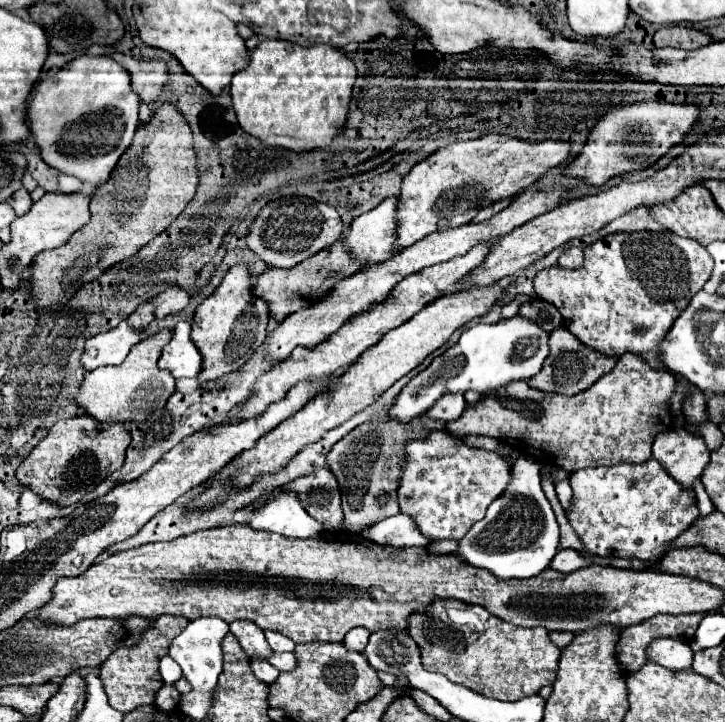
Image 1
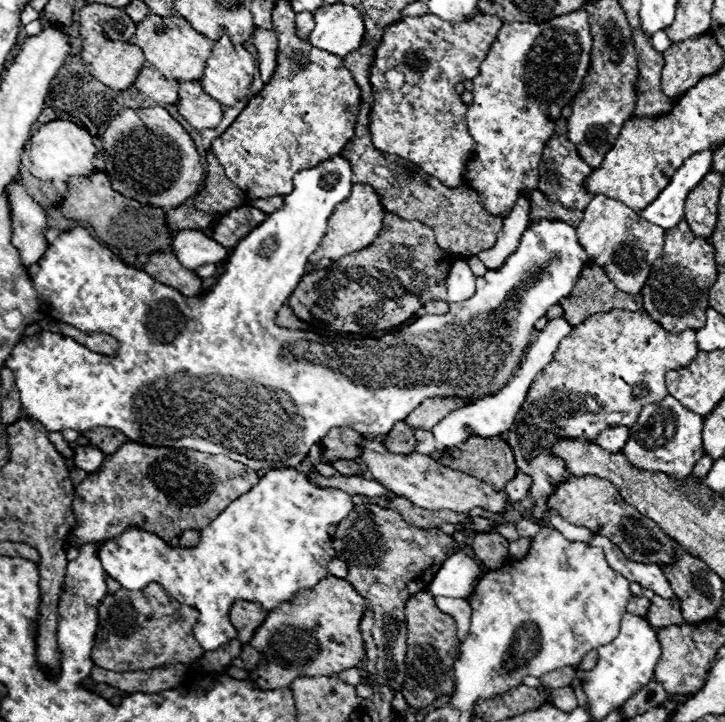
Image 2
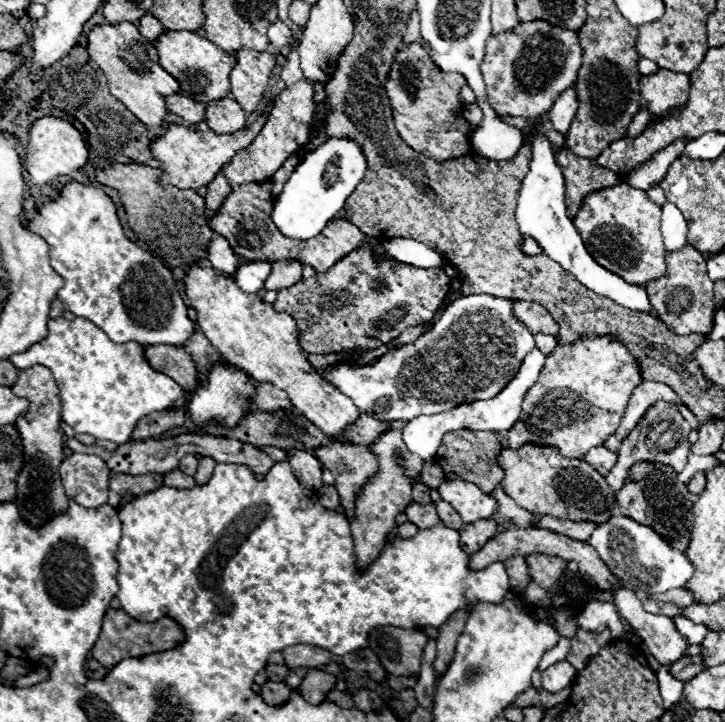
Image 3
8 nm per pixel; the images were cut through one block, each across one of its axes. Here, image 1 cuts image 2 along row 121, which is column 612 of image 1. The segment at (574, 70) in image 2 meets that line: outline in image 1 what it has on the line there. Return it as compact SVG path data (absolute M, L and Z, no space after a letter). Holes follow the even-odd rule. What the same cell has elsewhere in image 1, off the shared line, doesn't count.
M652 458L644 464L618 464L576 470L570 476L570 486L574 492L570 512L566 514L570 526L584 544L584 552L592 556L614 556L614 558L638 558L642 562L658 562L662 554L672 546L672 542L686 532L698 518L696 496L686 492L672 480L666 470Z

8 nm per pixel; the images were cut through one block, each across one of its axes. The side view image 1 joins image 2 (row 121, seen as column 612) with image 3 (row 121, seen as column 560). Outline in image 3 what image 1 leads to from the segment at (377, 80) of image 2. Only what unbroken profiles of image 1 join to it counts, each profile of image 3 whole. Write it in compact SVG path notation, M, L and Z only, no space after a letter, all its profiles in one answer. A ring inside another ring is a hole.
M420 42L408 44L394 56L386 92L392 104L396 130L412 150L438 162L470 152L470 122L462 116L462 104L458 100L462 84L466 84L462 74L442 72Z

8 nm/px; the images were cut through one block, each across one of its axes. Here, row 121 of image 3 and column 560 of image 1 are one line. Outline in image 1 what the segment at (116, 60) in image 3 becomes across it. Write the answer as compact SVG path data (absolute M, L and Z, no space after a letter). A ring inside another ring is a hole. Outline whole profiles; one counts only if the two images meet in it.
M484 134L474 140L454 142L438 152L430 154L422 162L418 162L402 180L402 192L398 202L398 246L408 248L410 244L422 240L426 234L456 228L462 224L470 224L470 220L478 214L478 210L490 206L492 202L512 198L520 192L524 192L528 186L532 186L536 180L540 180L550 168L562 164L568 160L568 154L572 152L572 144L564 140L542 140L542 142L530 142L522 138L512 138L508 134Z

